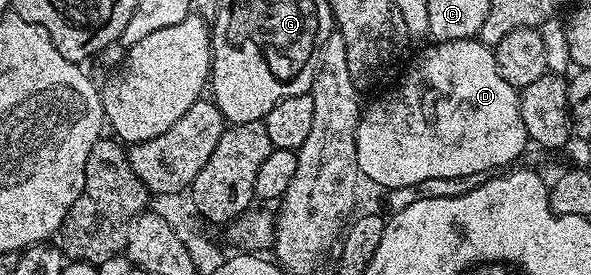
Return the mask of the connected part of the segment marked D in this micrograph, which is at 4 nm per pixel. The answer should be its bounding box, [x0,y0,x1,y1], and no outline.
[356,38,528,189]

